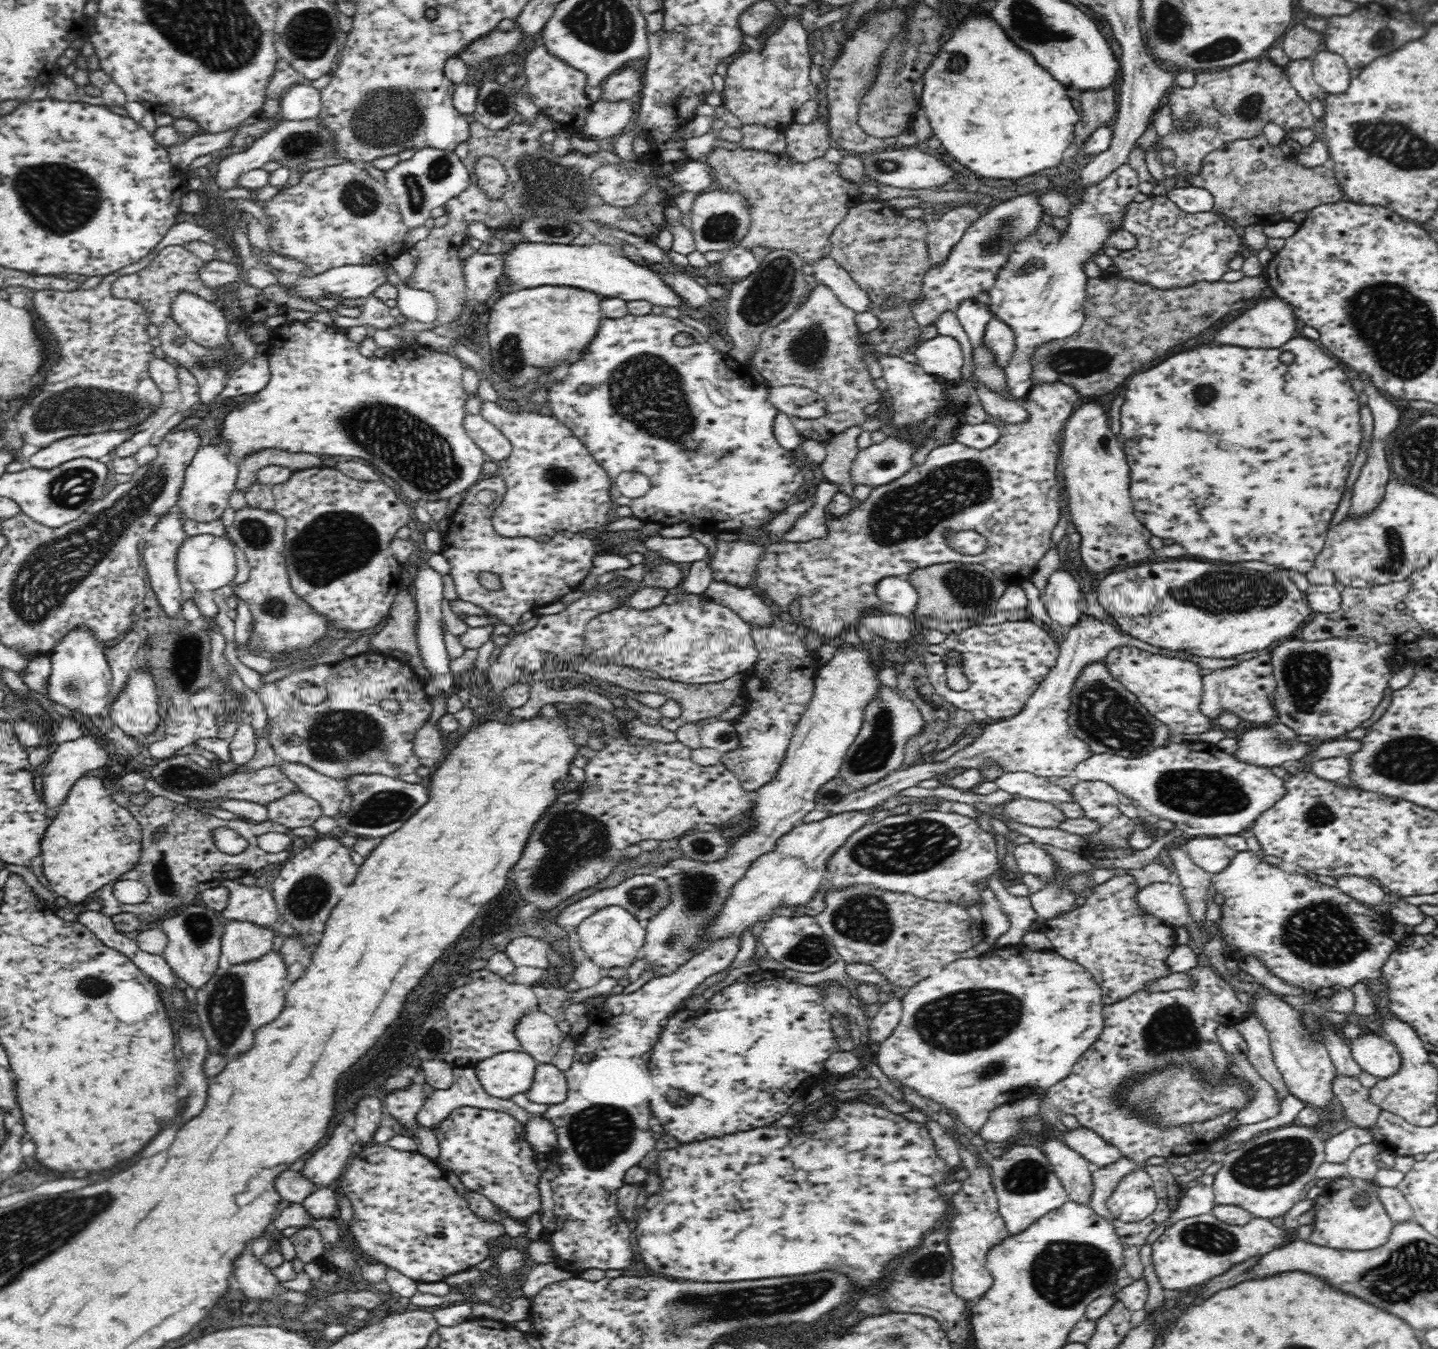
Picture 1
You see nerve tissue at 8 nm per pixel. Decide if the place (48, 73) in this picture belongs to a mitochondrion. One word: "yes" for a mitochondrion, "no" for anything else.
no

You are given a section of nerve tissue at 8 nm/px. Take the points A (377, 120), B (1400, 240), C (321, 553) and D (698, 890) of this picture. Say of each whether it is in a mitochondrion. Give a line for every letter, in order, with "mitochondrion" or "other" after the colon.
A: mitochondrion
B: other
C: mitochondrion
D: mitochondrion

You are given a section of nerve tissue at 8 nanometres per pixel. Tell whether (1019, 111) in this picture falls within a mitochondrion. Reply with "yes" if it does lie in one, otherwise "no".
no

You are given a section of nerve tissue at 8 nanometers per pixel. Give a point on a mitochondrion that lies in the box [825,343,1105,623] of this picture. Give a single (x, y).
(909, 513)

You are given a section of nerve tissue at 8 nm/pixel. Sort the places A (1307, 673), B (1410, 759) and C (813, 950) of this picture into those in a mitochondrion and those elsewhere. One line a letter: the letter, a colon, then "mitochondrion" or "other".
A: mitochondrion
B: mitochondrion
C: mitochondrion

